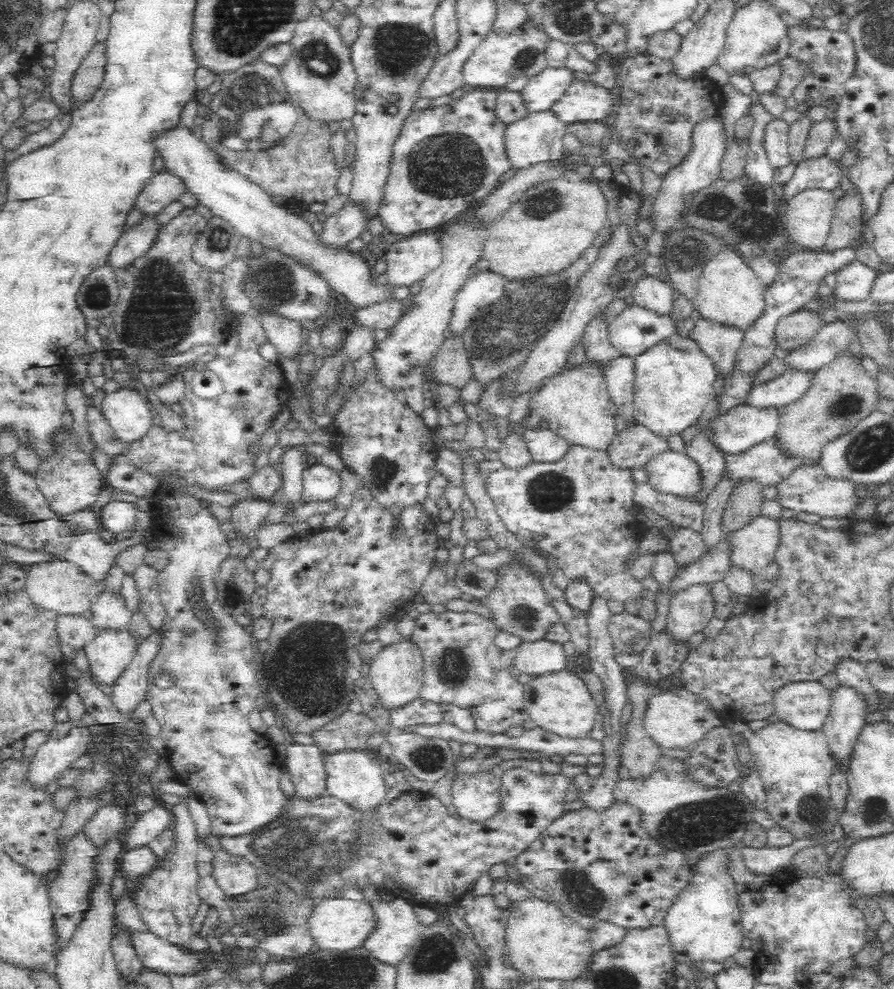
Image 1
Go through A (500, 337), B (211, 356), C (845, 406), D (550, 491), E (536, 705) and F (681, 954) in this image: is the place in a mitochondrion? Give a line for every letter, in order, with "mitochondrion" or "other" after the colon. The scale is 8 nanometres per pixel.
A: mitochondrion
B: other
C: mitochondrion
D: mitochondrion
E: other
F: other

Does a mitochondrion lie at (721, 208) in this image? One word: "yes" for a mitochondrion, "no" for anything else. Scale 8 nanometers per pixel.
yes

